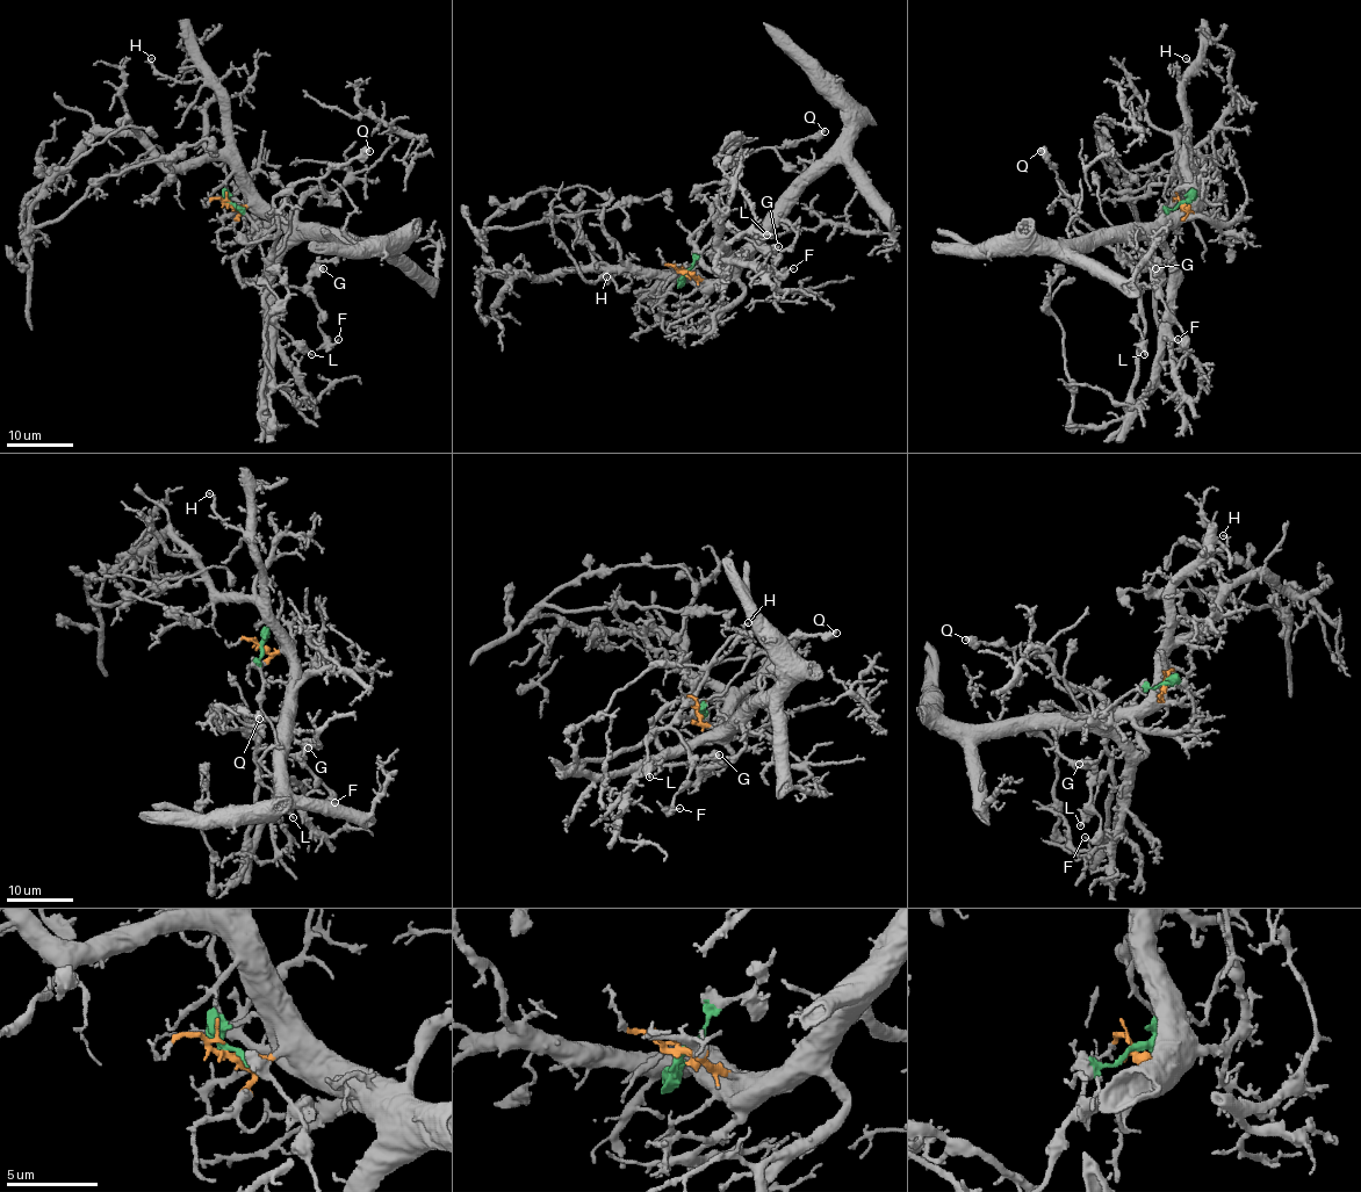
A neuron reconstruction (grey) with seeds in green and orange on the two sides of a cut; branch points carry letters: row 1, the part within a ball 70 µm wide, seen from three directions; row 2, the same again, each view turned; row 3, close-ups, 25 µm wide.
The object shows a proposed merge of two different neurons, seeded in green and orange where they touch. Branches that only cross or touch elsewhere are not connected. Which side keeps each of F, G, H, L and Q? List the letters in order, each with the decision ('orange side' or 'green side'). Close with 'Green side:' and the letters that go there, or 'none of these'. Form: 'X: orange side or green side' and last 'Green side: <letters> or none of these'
F: green side
G: green side
H: orange side
L: green side
Q: green side
Green side: F, G, L, Q

